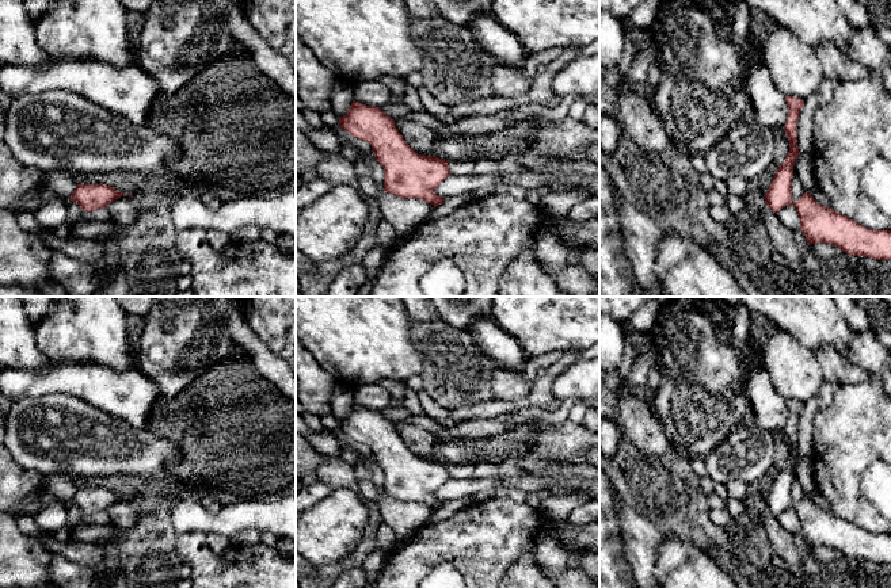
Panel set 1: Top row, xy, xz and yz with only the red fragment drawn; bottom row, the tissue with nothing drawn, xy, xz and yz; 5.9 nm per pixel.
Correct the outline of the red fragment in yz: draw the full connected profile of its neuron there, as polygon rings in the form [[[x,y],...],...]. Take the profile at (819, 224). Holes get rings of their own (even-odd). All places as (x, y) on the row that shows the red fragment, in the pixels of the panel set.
[[[785,96],[785,100],[788,118],[784,131],[789,141],[789,152],[764,195],[765,203],[776,214],[785,206],[795,206],[808,245],[825,243],[838,247],[848,255],[891,261],[891,230],[868,229],[849,217],[819,205],[808,192],[804,192],[799,201],[792,201],[793,165],[800,154],[797,119],[804,100],[795,96]]]

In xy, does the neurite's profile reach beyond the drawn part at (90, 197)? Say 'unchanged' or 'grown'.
unchanged

